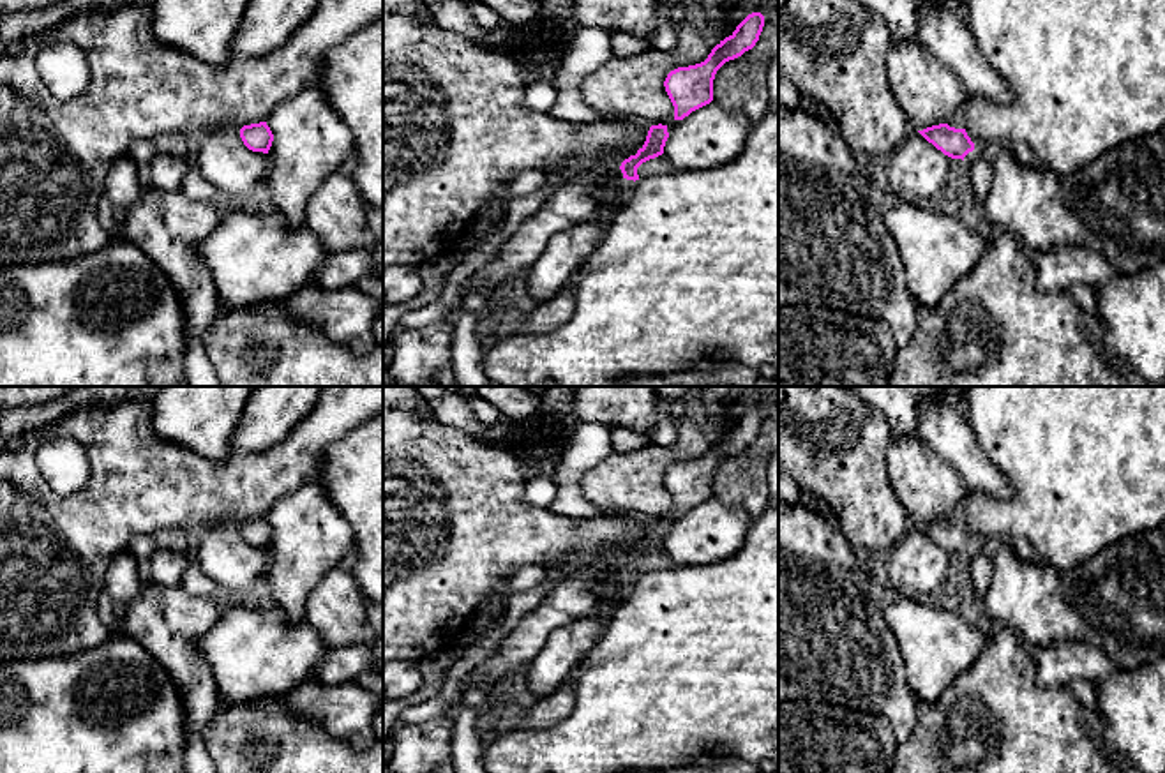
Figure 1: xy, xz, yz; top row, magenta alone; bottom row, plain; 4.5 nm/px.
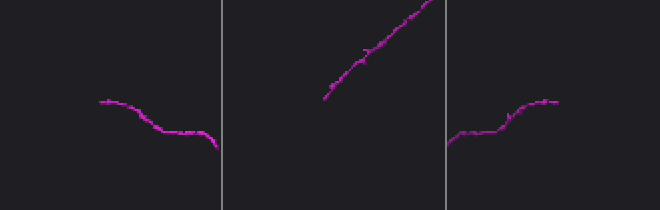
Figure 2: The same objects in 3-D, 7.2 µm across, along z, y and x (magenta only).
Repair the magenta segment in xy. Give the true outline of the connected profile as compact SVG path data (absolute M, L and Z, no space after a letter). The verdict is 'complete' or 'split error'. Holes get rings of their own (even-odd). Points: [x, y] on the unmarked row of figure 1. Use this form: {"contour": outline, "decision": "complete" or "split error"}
{"contour": "M267 517L244 521L240 524L240 533L249 545L263 549L268 549L274 537L274 529Z", "decision": "complete"}

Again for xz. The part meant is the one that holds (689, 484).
{"contour": "M761 408L748 409L736 425L720 436L701 459L678 462L664 477L674 501L674 515L683 515L692 507L713 496L713 475L717 466L729 455L741 452L759 436L764 422Z", "decision": "complete"}

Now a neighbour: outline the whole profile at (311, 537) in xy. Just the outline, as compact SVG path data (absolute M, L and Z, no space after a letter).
M316 475L281 498L267 521L274 537L259 595L270 598L289 623L300 623L305 619L305 602L321 577L351 559L355 533Z

